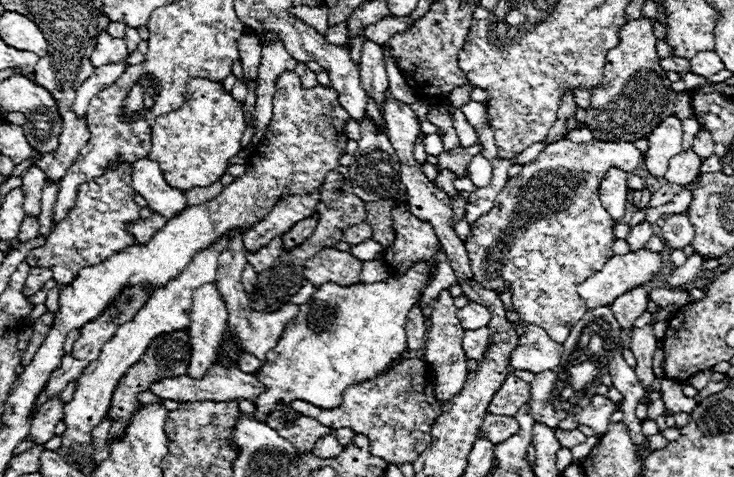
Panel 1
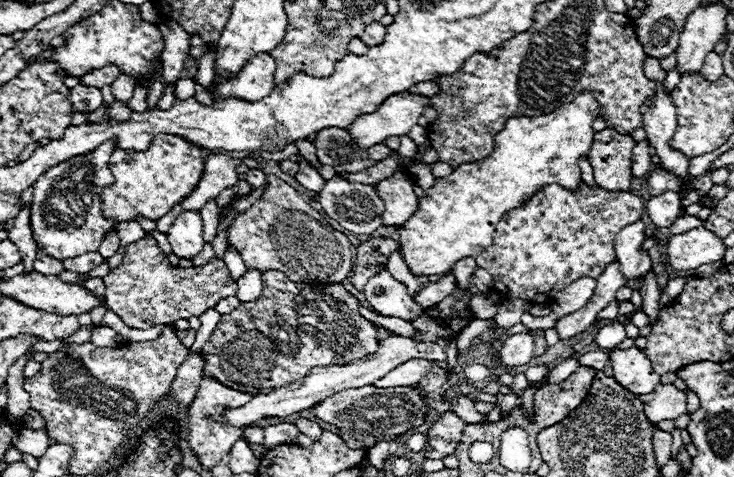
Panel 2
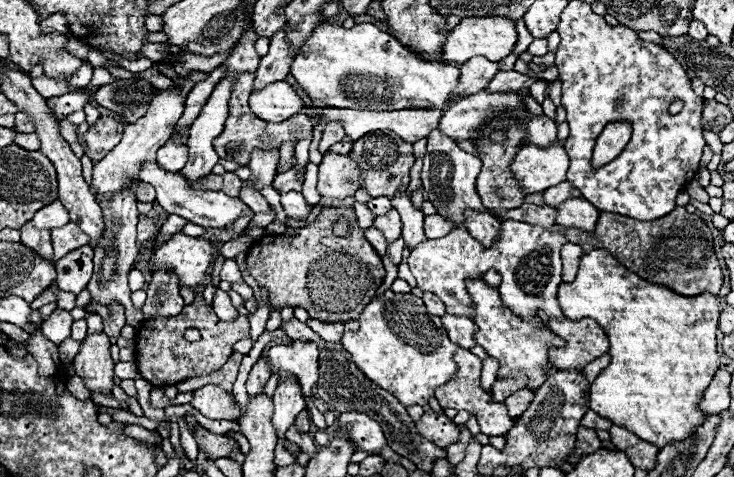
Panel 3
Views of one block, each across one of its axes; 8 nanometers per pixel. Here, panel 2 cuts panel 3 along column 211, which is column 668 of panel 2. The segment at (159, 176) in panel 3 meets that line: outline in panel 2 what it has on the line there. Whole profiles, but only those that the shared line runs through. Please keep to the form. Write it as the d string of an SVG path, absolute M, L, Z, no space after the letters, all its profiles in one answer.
M664 192L660 196L652 196L646 204L646 212L650 216L650 220L658 226L658 228L670 228L672 222L676 218L682 216L682 208L680 208L680 194L678 192Z

